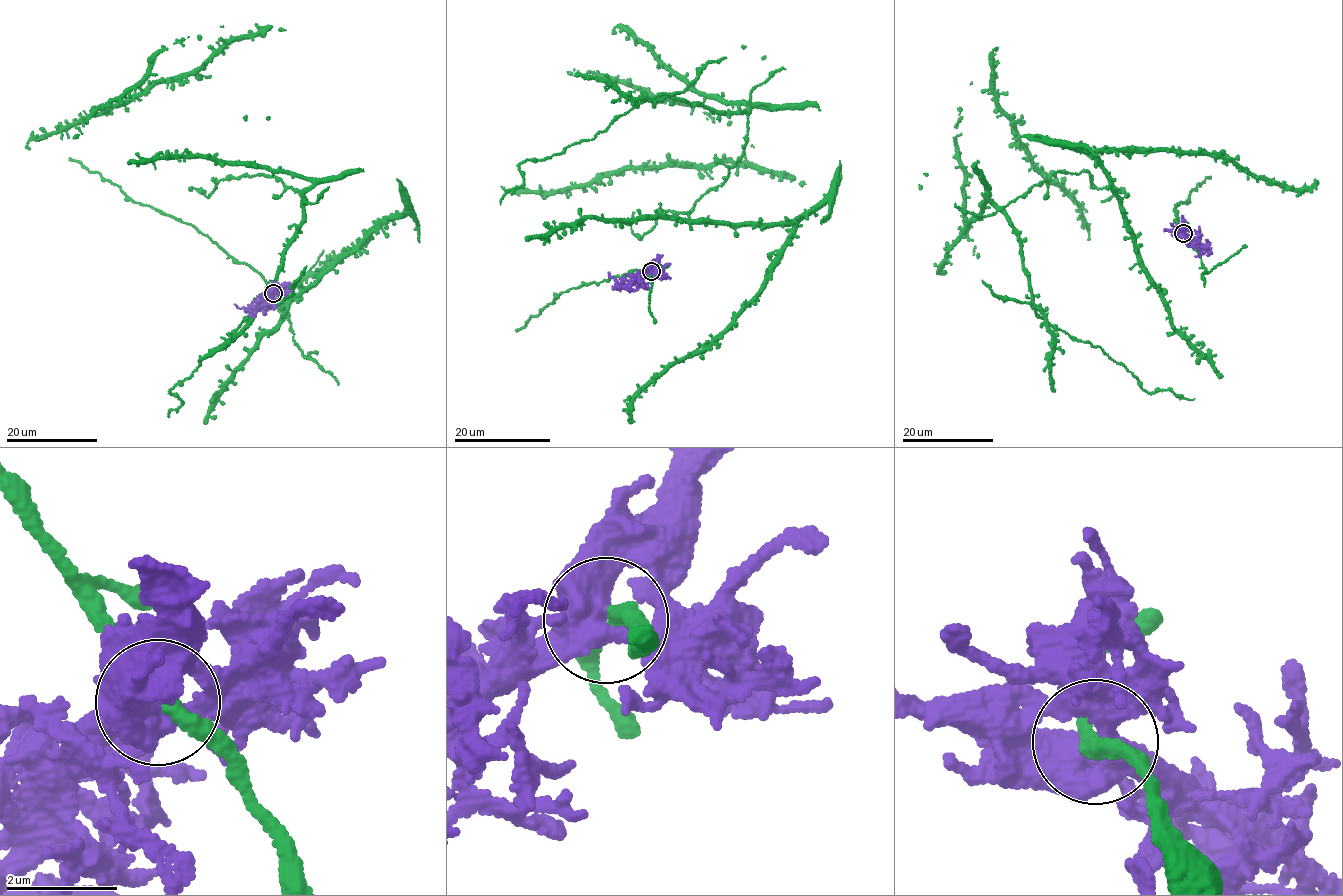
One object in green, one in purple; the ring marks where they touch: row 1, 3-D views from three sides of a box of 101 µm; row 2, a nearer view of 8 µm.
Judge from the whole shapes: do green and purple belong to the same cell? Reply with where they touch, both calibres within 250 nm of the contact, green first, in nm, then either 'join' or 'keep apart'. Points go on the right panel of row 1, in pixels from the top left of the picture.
(1183, 233) | 260/500 nm | keep apart

